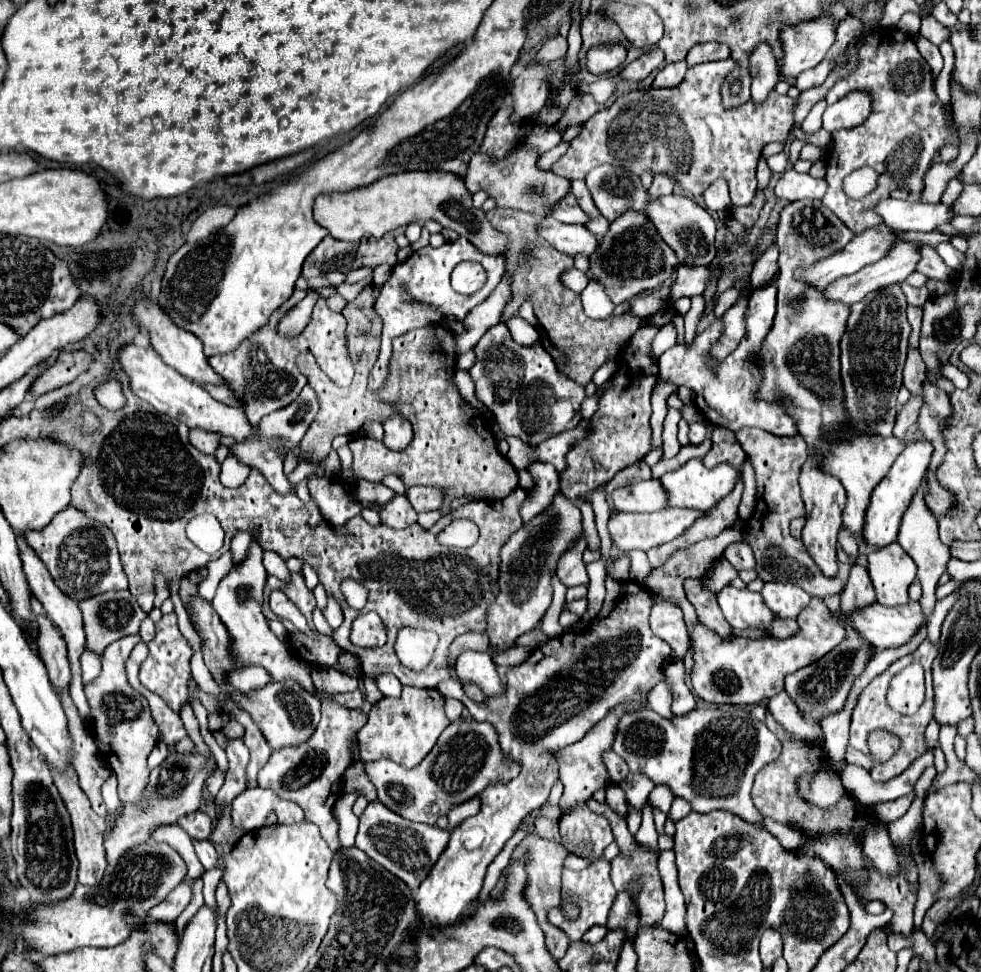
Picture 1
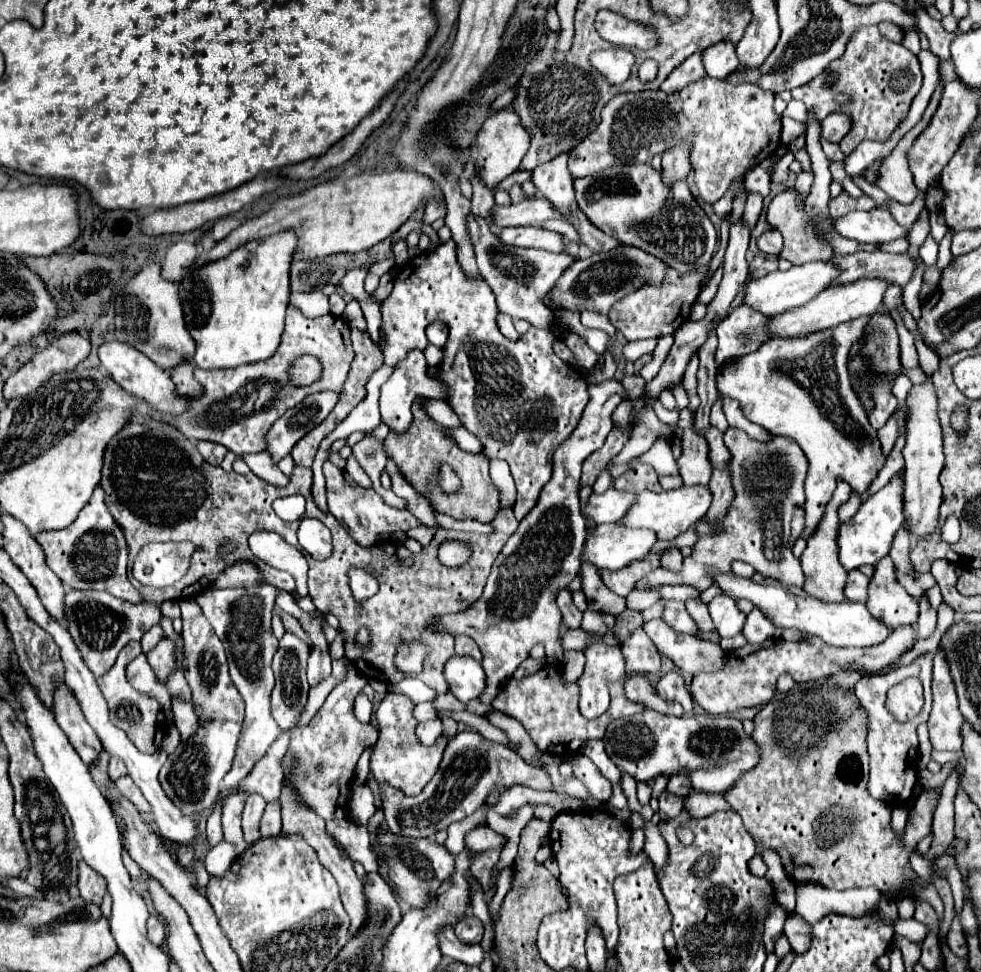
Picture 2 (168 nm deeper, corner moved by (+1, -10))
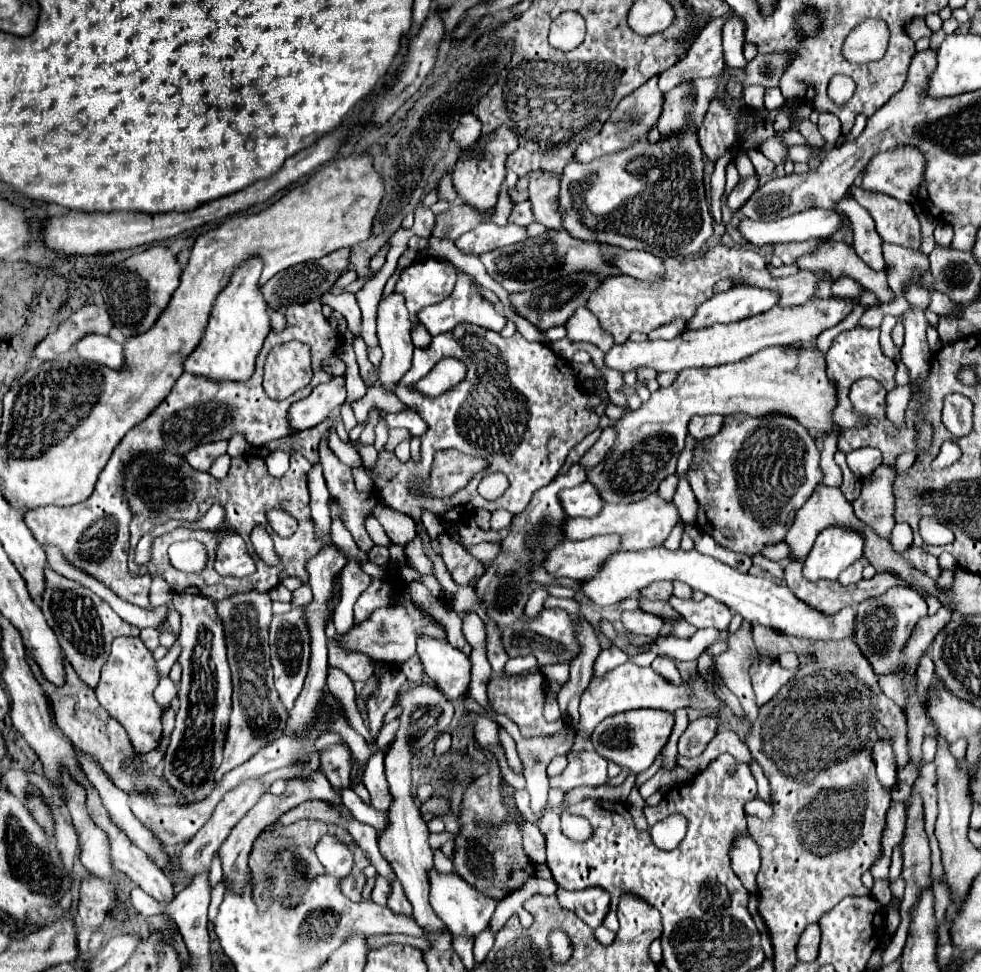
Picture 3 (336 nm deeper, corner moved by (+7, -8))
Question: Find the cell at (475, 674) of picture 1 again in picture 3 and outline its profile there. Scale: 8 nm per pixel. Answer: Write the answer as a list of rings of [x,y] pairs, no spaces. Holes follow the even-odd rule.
[[[419,637],[417,653],[427,677],[441,687],[449,701],[467,695],[471,661],[465,653],[451,647],[447,639],[433,637]]]

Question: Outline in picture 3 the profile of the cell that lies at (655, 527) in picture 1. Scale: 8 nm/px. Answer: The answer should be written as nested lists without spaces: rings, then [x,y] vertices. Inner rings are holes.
[[[589,537],[583,541],[563,541],[545,557],[543,565],[553,577],[571,577],[571,579],[589,579],[613,553],[621,551],[621,537]]]

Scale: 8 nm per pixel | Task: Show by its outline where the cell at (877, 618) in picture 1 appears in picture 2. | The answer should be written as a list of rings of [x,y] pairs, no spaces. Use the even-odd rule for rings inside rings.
[[[707,567],[707,575],[713,579],[713,583],[731,599],[747,599],[751,601],[759,611],[765,613],[767,619],[775,623],[779,629],[797,629],[803,635],[809,637],[819,637],[827,645],[833,647],[867,647],[875,643],[883,643],[887,635],[891,633],[889,627],[883,627],[863,603],[823,603],[813,597],[797,597],[789,593],[789,589],[781,585],[761,585],[755,583],[753,579],[735,575],[733,571],[719,571],[715,567]]]

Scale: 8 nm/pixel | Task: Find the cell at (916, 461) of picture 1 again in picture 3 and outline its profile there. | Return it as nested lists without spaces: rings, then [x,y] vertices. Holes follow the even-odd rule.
[[[843,525],[823,529],[805,559],[803,575],[809,581],[837,579],[841,571],[863,557],[863,543],[865,537],[855,529],[845,529]]]

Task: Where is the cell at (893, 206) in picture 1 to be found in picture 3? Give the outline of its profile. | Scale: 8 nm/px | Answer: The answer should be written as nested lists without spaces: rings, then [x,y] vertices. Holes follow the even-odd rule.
[[[807,209],[779,221],[751,221],[745,219],[739,225],[741,235],[761,247],[789,241],[809,241],[809,239],[831,239],[845,225],[845,217],[835,213],[835,209]]]

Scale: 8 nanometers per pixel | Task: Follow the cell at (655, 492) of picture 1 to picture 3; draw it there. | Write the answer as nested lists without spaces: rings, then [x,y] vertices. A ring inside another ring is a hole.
[[[589,481],[581,483],[579,487],[565,489],[559,495],[569,517],[597,517],[597,513],[601,513],[601,509],[605,507],[605,501],[597,497],[597,489],[593,489]]]

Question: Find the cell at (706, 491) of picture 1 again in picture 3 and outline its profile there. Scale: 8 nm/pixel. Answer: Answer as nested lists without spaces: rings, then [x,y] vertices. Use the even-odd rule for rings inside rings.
[[[657,493],[635,501],[635,503],[625,503],[625,505],[605,505],[603,511],[593,517],[593,519],[567,519],[563,525],[563,533],[571,541],[579,539],[589,539],[595,535],[609,535],[617,533],[623,537],[623,549],[625,551],[639,551],[639,549],[649,549],[663,545],[671,529],[681,521],[681,515],[675,507],[675,503],[661,499]]]

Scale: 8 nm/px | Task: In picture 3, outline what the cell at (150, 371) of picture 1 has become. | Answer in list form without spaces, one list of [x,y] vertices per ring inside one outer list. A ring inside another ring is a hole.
[[[87,335],[77,343],[77,353],[93,363],[105,365],[109,369],[125,369],[125,357],[123,357],[123,345],[115,343],[113,339],[105,335]]]

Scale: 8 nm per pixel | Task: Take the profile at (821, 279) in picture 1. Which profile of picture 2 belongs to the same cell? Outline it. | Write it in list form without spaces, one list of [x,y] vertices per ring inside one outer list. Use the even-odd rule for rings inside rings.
[[[805,263],[799,267],[791,267],[789,271],[775,271],[765,277],[751,279],[745,289],[743,303],[765,317],[771,317],[777,315],[779,311],[785,311],[787,307],[801,307],[803,303],[811,301],[815,295],[819,295],[819,291],[831,285],[835,275],[839,275],[839,271],[835,269],[833,263]]]

